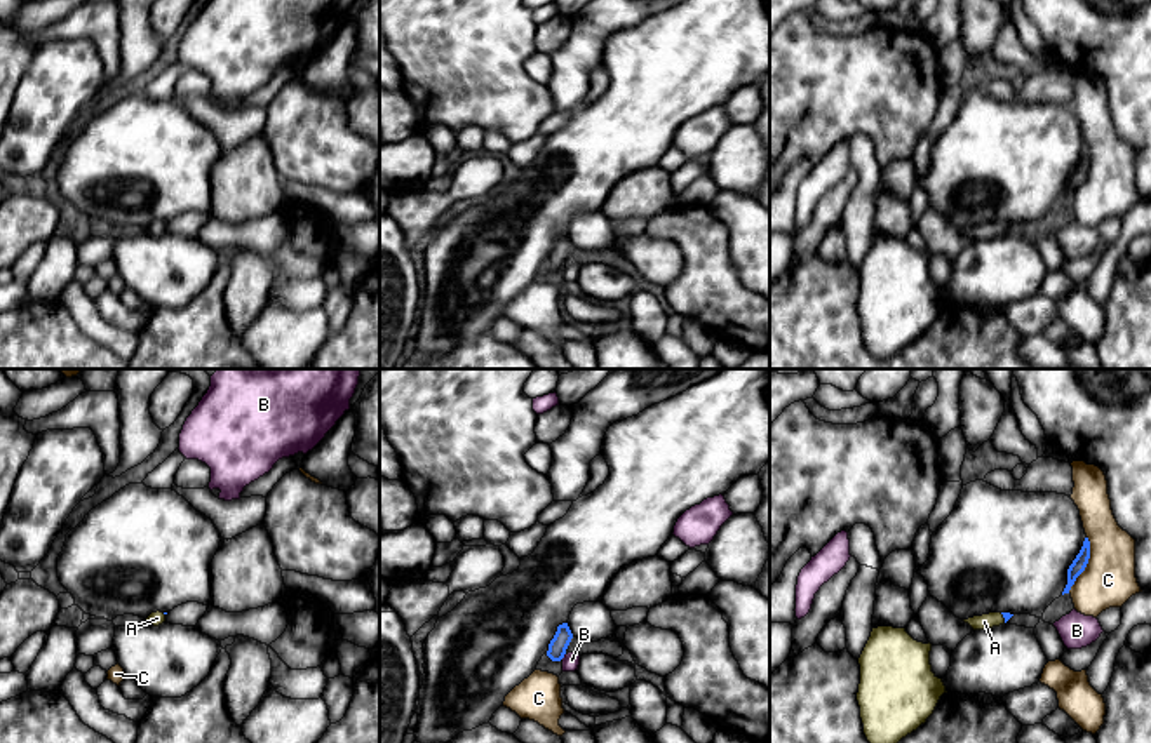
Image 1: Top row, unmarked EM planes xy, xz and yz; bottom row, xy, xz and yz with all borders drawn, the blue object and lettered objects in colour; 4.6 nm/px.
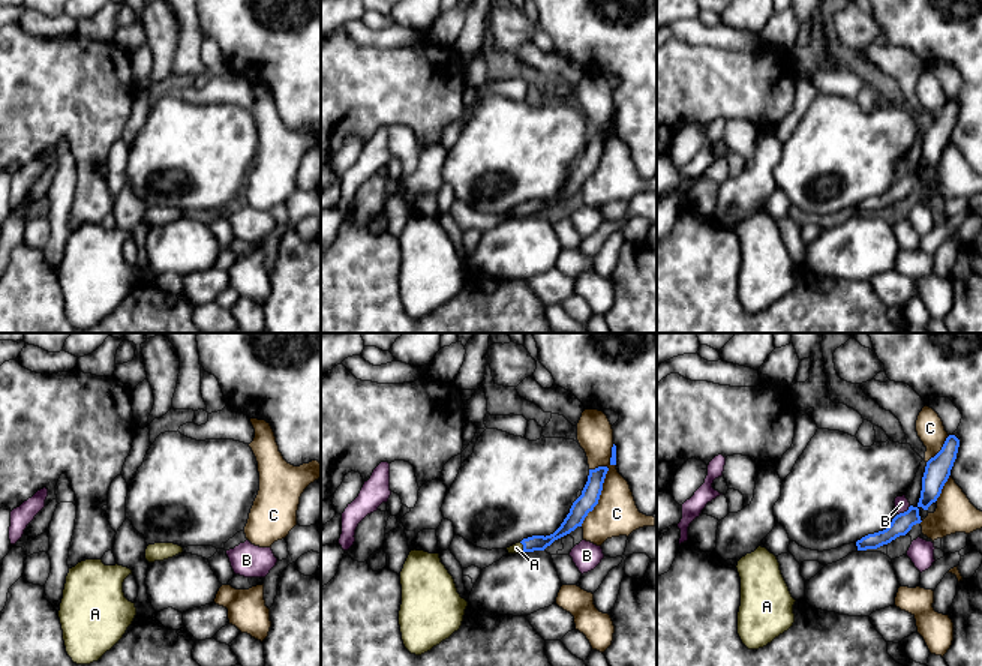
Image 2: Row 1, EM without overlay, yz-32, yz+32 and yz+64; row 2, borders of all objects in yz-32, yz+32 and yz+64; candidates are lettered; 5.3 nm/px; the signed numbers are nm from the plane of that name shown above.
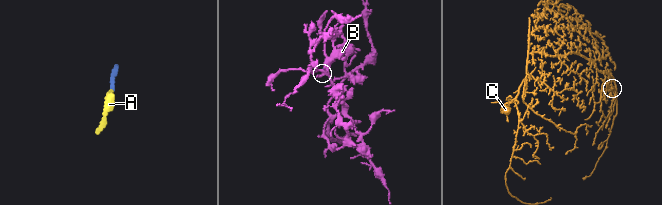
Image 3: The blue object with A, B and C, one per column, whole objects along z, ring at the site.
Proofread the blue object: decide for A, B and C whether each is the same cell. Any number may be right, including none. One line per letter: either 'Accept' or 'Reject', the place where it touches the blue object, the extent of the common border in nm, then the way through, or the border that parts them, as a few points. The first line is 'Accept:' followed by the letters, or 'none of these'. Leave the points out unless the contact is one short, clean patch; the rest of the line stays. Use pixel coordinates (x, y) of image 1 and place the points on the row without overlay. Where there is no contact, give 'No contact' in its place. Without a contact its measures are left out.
Accept: A
A: Accept. Touches blue at yz (1003, 227). Shared border 50 nm. Path across: yz (1007, 227), (1003, 227), (984, 232)
B: Reject. Touches blue at xz (563, 267). Shared border 40 nm. Boundary: xz (565, 263), (561, 268)
C: Reject. Touches blue at yz (1087, 173). Shared border 280 nm

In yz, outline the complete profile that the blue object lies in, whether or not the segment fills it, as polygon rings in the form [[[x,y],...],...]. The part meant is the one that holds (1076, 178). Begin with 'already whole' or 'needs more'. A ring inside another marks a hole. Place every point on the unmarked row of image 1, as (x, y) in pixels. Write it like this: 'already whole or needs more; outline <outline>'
already whole; outline [[[1085,148],[1080,164],[1076,165],[1076,169],[1073,171],[1073,174],[1067,179],[1067,195],[1062,202],[1062,205],[1069,204],[1069,200],[1074,195],[1076,188],[1085,181],[1085,177],[1088,174],[1088,169],[1090,169],[1090,151],[1088,151],[1088,148]]]

